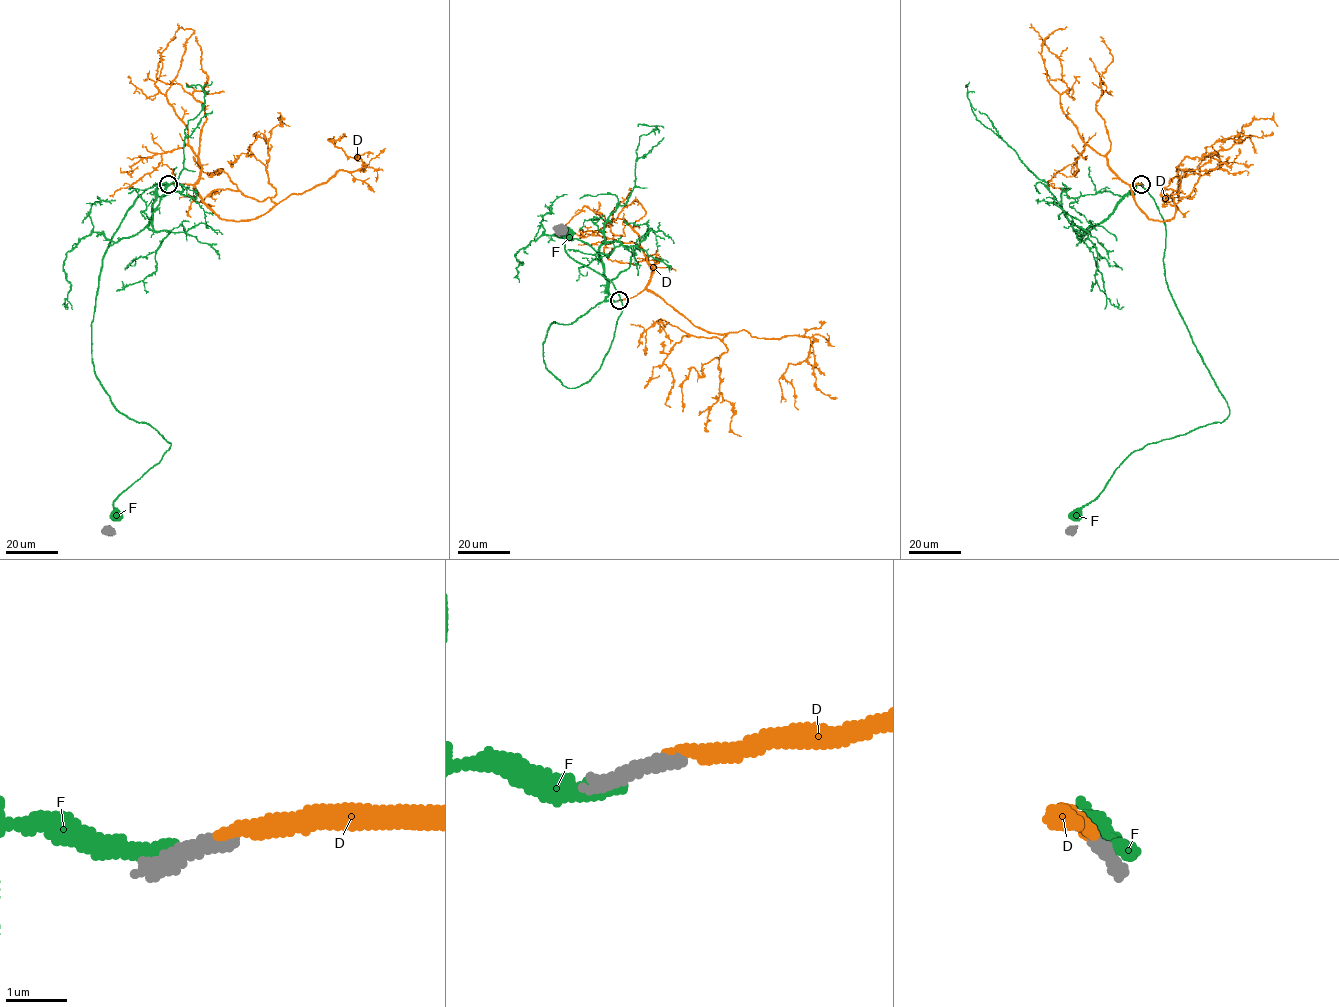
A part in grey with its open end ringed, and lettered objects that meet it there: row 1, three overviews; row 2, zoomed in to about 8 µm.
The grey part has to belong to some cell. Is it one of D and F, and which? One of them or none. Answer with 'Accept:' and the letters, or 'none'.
Accept: D

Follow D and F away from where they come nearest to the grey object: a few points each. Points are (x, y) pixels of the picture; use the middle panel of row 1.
D: (619, 299), (652, 291), (713, 333), (813, 337), (808, 357), (783, 374), (798, 409)
F: (617, 301), (550, 324), (543, 361), (564, 385), (599, 369), (623, 305), (565, 252), (567, 235)

